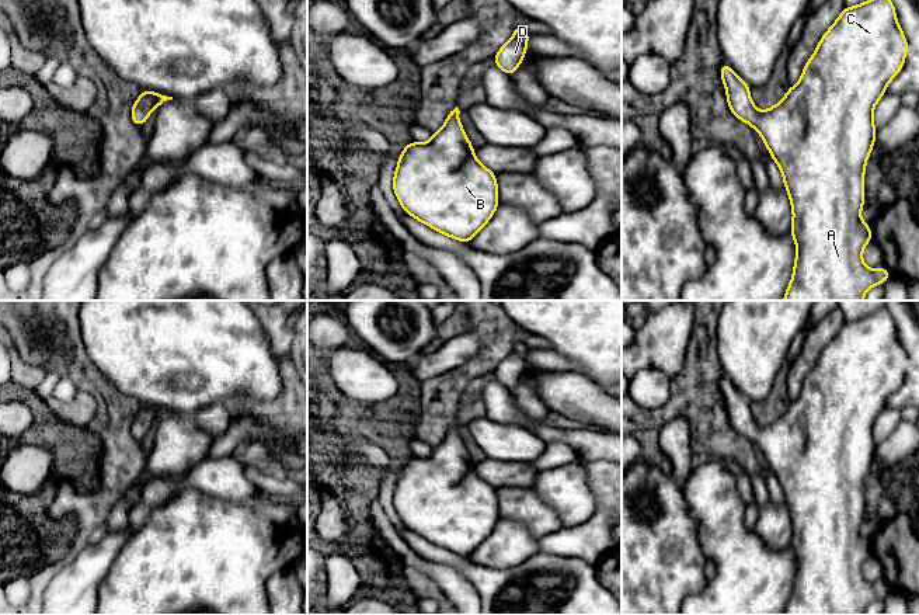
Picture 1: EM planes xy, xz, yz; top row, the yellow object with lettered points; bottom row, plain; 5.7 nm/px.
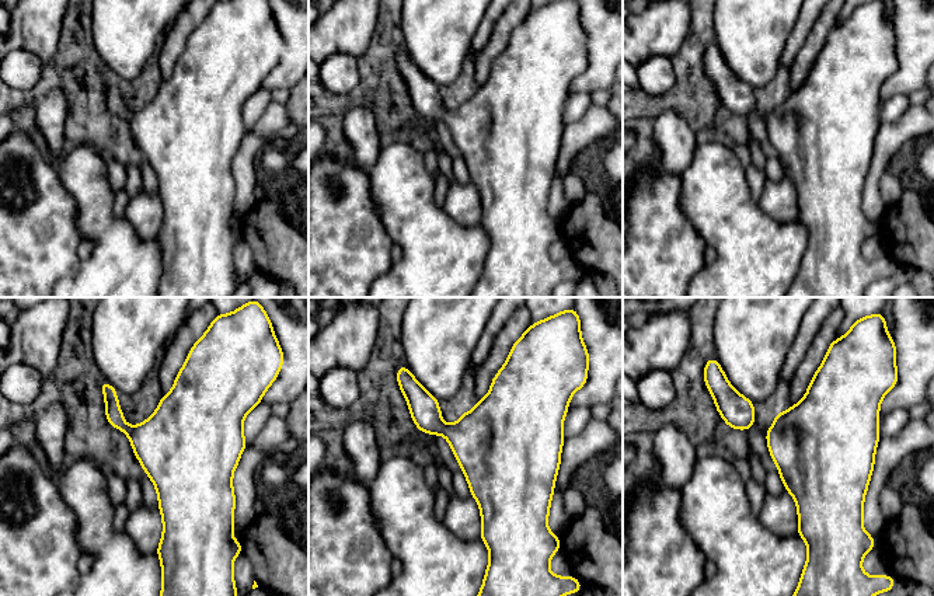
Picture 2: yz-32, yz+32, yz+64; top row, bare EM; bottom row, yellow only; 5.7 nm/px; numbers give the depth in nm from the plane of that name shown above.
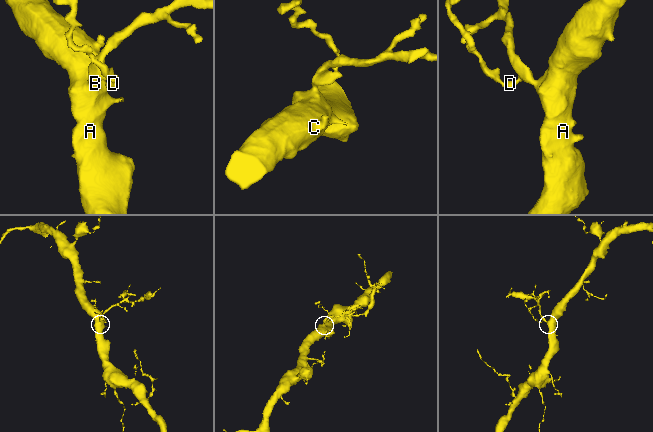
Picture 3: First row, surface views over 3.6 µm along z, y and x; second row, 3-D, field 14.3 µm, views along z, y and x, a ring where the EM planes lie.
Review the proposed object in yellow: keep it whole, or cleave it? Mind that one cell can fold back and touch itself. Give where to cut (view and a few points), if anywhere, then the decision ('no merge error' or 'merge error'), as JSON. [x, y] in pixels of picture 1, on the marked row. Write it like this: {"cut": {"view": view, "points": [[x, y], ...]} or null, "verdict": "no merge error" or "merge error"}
{"cut": null, "verdict": "no merge error"}

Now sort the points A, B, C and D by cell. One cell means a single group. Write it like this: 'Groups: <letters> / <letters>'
Groups: A B C D

